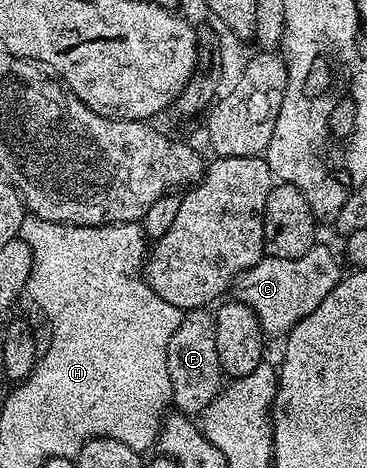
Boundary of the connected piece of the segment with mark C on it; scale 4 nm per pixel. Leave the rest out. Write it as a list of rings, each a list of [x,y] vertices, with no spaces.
[[[318,243],[298,259],[274,259],[265,255],[258,263],[254,263],[254,267],[250,267],[241,277],[236,278],[234,297],[235,300],[246,303],[246,307],[250,307],[254,315],[258,315],[260,326],[269,338],[283,338],[299,321],[306,319],[306,315],[310,315],[310,311],[314,311],[314,307],[318,307],[318,303],[322,303],[322,299],[326,299],[326,295],[330,295],[334,287],[338,287],[340,278],[345,276],[345,273],[346,265],[341,254],[339,257],[330,246]]]

